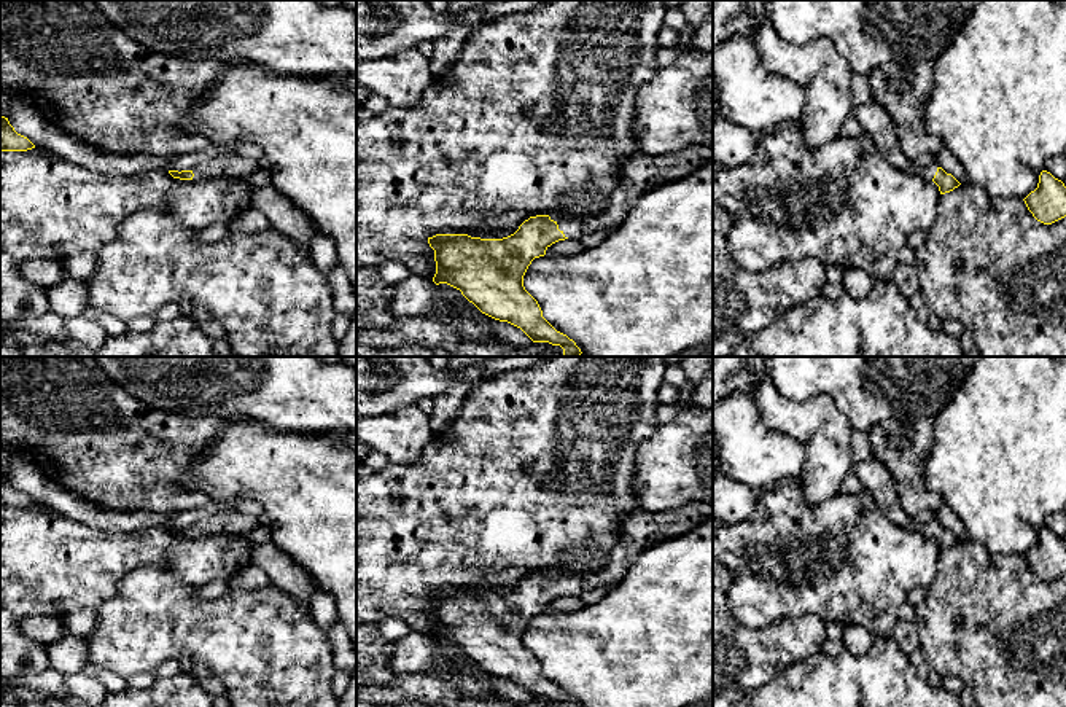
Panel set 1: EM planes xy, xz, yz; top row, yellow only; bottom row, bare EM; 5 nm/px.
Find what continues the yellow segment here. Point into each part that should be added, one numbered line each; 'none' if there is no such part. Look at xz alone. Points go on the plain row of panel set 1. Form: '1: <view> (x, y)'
1: xz (571, 583)

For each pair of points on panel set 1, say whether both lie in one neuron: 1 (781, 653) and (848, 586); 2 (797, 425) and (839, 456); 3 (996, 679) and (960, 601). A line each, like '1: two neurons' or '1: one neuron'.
1: two neurons
2: one neuron
3: one neuron

